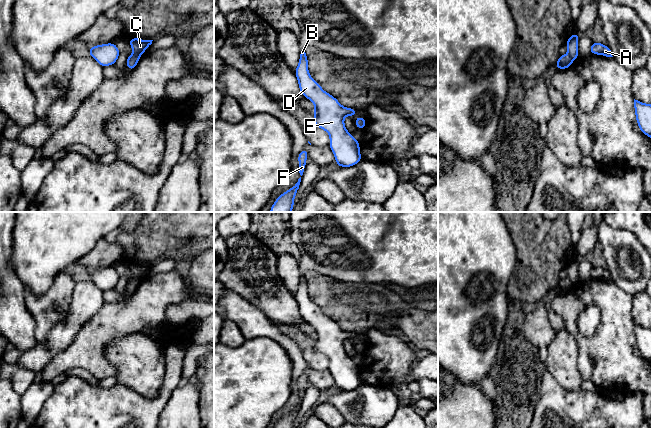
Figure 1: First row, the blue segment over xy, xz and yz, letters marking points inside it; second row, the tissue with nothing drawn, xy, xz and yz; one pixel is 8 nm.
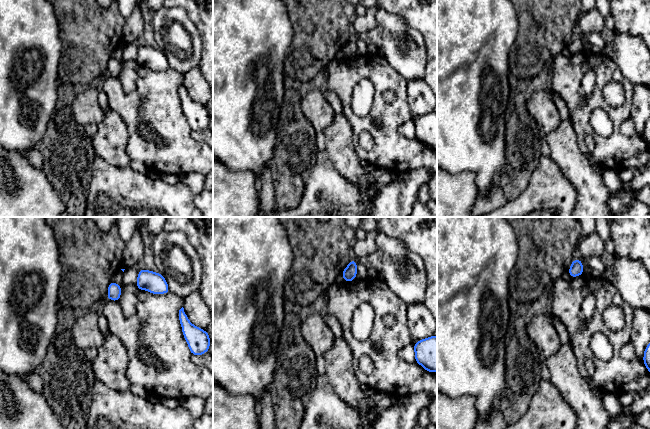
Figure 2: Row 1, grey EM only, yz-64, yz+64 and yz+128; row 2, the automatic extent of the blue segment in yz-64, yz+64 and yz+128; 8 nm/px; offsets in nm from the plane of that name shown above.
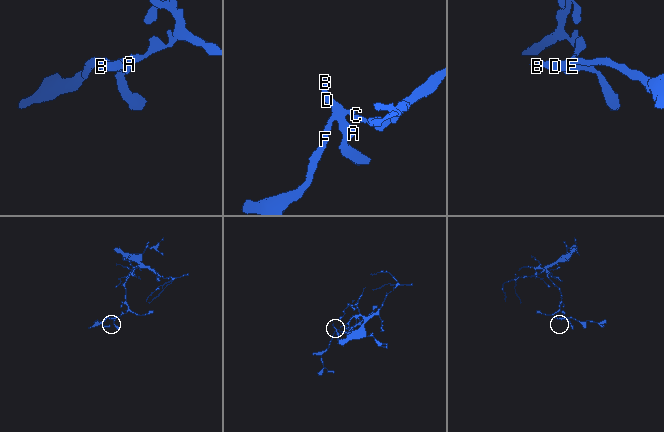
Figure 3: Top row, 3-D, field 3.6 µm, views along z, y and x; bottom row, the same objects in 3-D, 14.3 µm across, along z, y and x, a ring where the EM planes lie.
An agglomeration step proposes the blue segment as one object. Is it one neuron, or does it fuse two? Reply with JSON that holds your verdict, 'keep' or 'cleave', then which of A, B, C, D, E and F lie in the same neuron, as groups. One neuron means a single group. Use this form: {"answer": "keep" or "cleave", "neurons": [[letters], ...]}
{"answer": "cleave", "neurons": [["A", "B", "D", "E", "F"], ["C"]]}

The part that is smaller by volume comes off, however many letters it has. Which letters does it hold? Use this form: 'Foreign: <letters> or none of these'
Foreign: A, B, D, E, F

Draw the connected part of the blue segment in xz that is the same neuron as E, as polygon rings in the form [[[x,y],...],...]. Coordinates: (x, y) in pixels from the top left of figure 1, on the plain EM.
[[[300,272],[300,283],[295,299],[298,304],[300,316],[310,325],[314,327],[314,350],[325,354],[329,360],[329,371],[331,372],[338,391],[352,391],[362,385],[360,378],[359,364],[355,363],[346,353],[344,342],[346,340],[355,339],[358,334],[343,331],[339,325],[329,317],[325,316],[319,307],[314,304],[308,294],[308,282],[306,280],[306,272]]]

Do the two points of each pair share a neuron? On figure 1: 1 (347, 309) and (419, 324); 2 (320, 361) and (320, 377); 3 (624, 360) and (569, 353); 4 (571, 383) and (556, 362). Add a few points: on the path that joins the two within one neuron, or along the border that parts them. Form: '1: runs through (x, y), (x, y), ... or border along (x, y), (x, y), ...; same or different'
1: runs through (365, 309), (392, 309), (401, 314); same
2: border along (311, 367), (317, 370), (328, 369); different
3: border along (568, 332), (576, 342), (577, 369), (582, 377); different
4: runs through (569, 378), (561, 367); same

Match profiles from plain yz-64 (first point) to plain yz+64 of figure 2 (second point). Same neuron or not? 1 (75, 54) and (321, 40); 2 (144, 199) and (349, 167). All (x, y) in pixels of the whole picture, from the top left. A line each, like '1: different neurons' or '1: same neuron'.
1: same neuron
2: different neurons

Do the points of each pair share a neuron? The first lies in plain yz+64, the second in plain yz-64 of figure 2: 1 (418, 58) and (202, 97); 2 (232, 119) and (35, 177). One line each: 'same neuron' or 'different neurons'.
1: different neurons
2: different neurons

